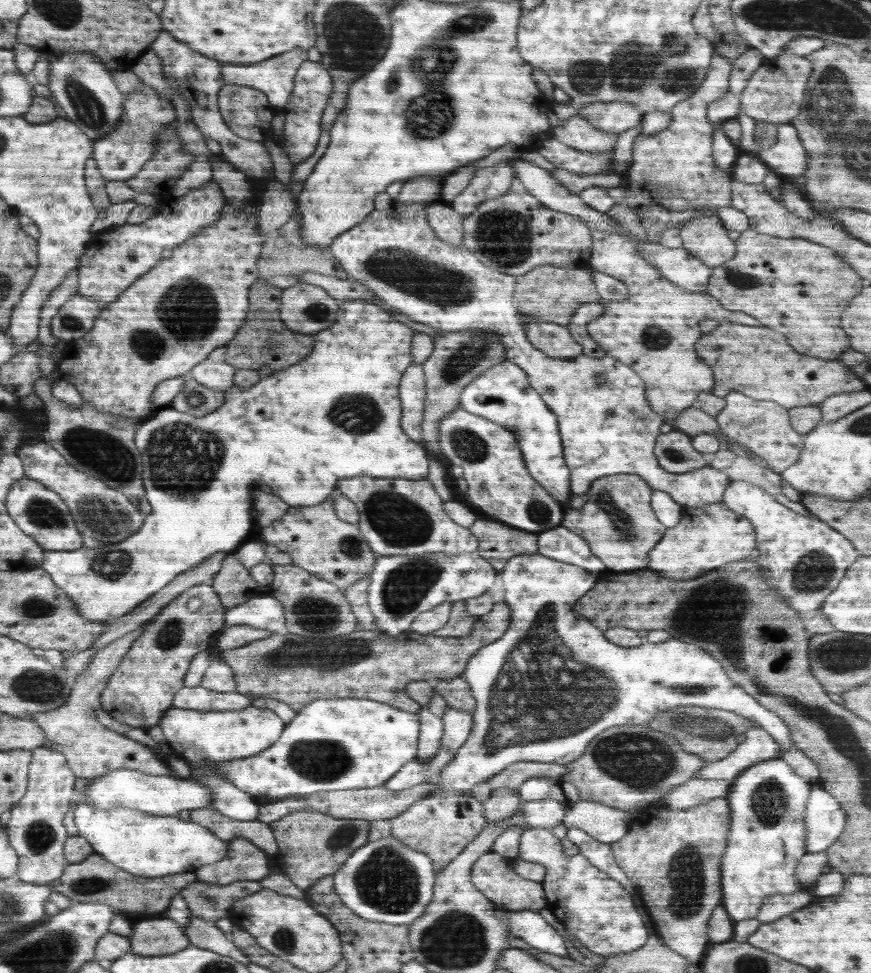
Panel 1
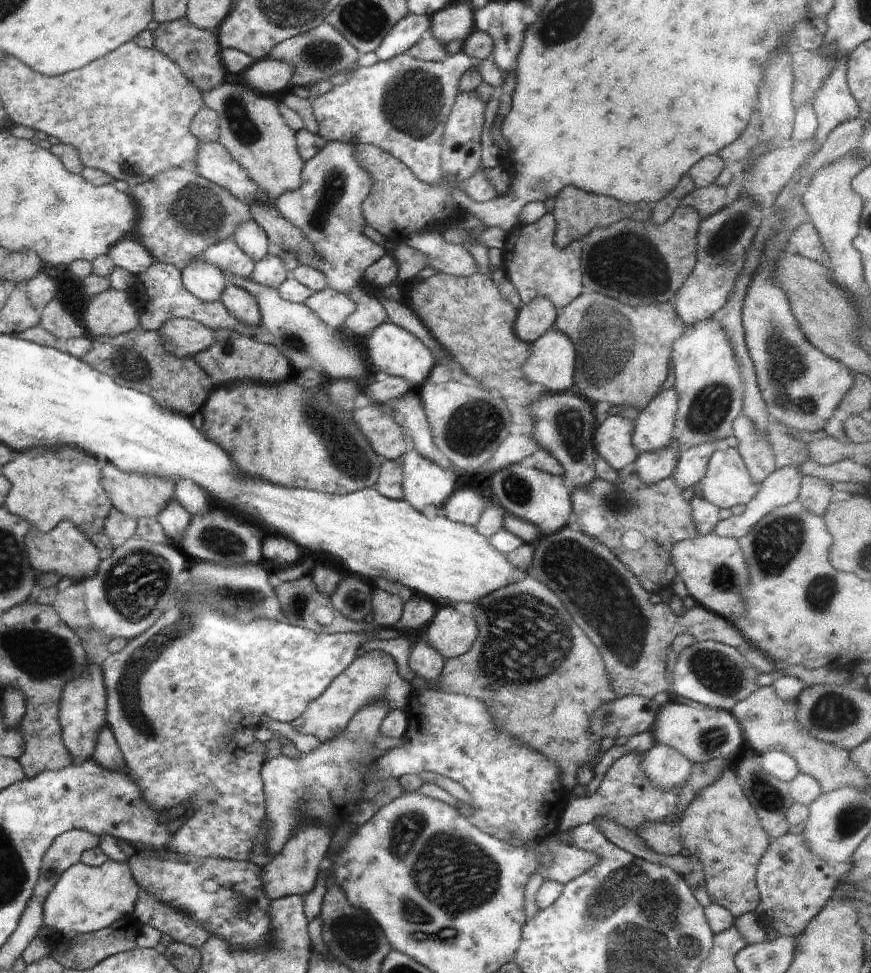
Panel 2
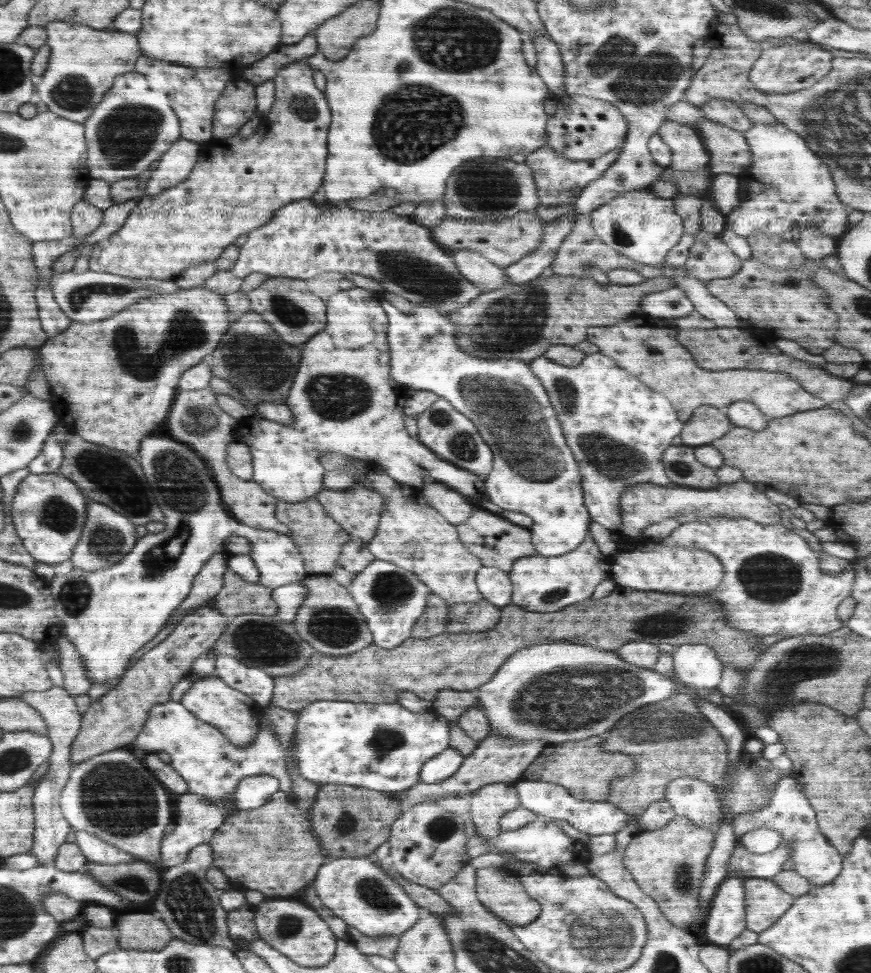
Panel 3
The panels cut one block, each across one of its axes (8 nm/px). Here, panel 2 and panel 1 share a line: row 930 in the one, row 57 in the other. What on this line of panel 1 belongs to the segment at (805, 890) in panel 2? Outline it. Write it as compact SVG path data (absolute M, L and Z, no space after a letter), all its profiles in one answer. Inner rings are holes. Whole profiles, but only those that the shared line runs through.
M781 52L775 58L765 58L764 64L748 81L741 94L740 112L754 120L771 122L772 124L790 123L799 113L807 90L807 80L811 76L812 63L805 57L791 52Z

